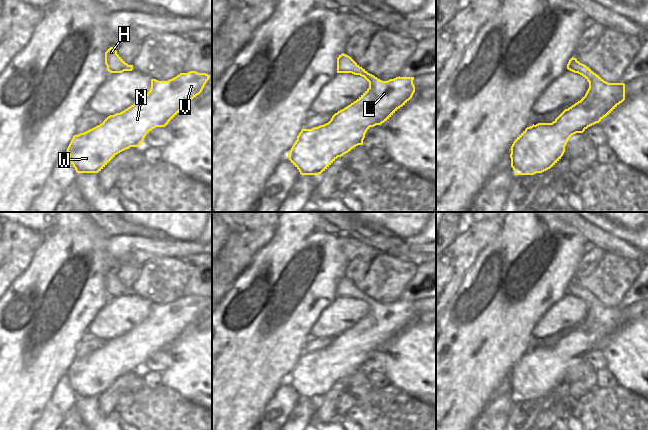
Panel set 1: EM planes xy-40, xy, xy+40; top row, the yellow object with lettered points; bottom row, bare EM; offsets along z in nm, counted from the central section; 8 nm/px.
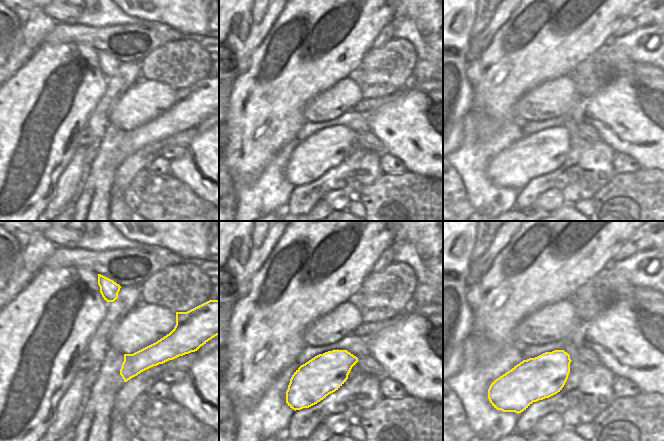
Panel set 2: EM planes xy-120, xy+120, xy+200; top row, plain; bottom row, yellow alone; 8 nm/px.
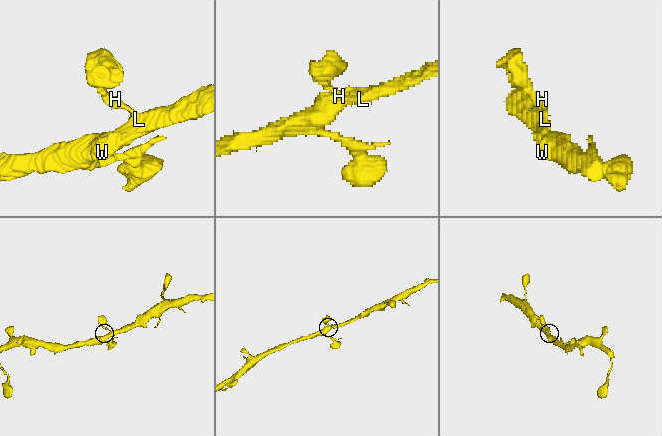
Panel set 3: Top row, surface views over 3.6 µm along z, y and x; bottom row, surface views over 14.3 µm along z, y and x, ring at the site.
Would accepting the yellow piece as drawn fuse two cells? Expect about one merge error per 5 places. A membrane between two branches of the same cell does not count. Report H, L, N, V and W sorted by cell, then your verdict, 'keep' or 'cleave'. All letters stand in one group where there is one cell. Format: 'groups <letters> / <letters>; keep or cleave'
groups H L N V W; keep

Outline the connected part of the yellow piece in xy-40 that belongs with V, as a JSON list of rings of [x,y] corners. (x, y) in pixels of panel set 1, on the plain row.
[[[190,295],[168,305],[151,303],[149,316],[120,337],[108,340],[100,349],[74,359],[68,372],[69,384],[77,397],[98,397],[118,377],[142,369],[145,360],[156,351],[165,351],[194,321],[199,319],[210,299]]]

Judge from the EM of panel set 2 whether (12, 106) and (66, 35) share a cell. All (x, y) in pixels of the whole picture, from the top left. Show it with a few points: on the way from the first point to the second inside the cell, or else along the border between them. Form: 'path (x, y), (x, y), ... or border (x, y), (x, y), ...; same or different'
border (84, 43), (42, 44); different

